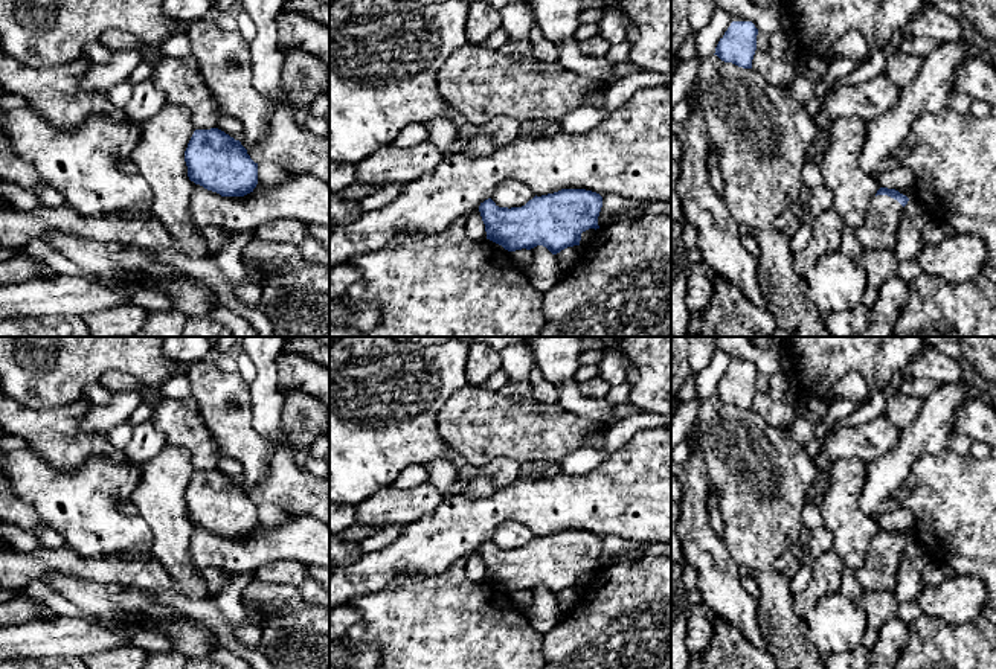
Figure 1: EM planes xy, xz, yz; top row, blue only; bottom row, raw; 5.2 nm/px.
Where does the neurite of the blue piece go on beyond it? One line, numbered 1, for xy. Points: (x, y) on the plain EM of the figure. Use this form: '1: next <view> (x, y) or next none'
1: next none

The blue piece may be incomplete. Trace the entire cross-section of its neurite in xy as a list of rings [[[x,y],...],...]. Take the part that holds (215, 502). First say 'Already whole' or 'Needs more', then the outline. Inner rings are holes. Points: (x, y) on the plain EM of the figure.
Already whole. [[[218,469],[195,471],[185,503],[191,523],[221,538],[244,538],[258,526],[258,504],[239,482]]]

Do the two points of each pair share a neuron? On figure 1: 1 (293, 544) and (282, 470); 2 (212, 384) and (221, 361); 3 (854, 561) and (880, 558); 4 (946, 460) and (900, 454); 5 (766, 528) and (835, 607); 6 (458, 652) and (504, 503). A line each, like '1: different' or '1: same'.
1: different
2: different
3: different
4: different
5: different
6: different

